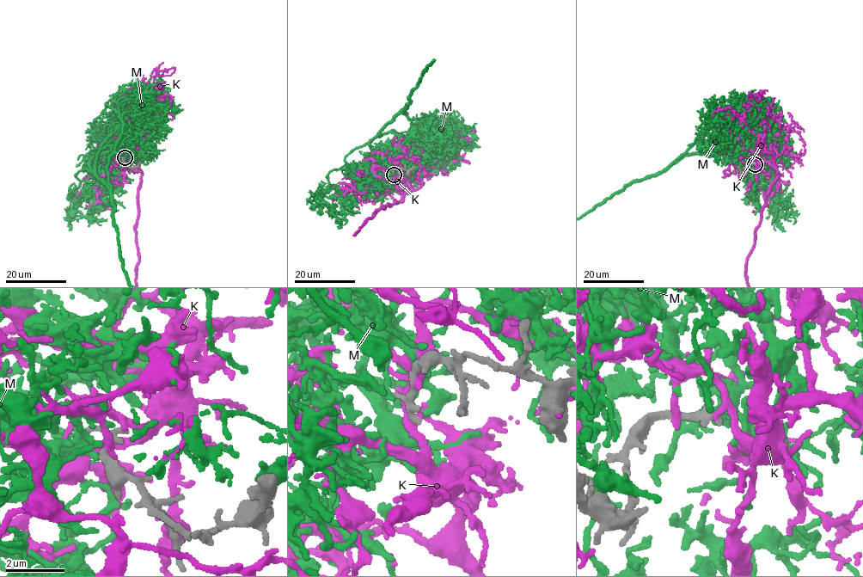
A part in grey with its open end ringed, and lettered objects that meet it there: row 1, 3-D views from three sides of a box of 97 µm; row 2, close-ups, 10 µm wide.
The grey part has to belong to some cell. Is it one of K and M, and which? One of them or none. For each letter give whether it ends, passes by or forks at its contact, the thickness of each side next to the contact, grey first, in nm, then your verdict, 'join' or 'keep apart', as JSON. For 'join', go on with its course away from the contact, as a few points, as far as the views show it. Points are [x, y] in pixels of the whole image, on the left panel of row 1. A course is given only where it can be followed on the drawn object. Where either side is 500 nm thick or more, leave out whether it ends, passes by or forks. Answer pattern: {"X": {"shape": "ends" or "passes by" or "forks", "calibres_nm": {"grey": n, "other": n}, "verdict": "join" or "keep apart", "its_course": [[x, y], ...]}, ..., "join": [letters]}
{"K": {"shape": "passes by", "calibres_nm": {"grey": 170, "other": 190}, "verdict": "keep apart"}, "M": {"shape": "ends", "calibres_nm": {"grey": 150, "other": 170}, "verdict": "keep apart"}, "join": []}

